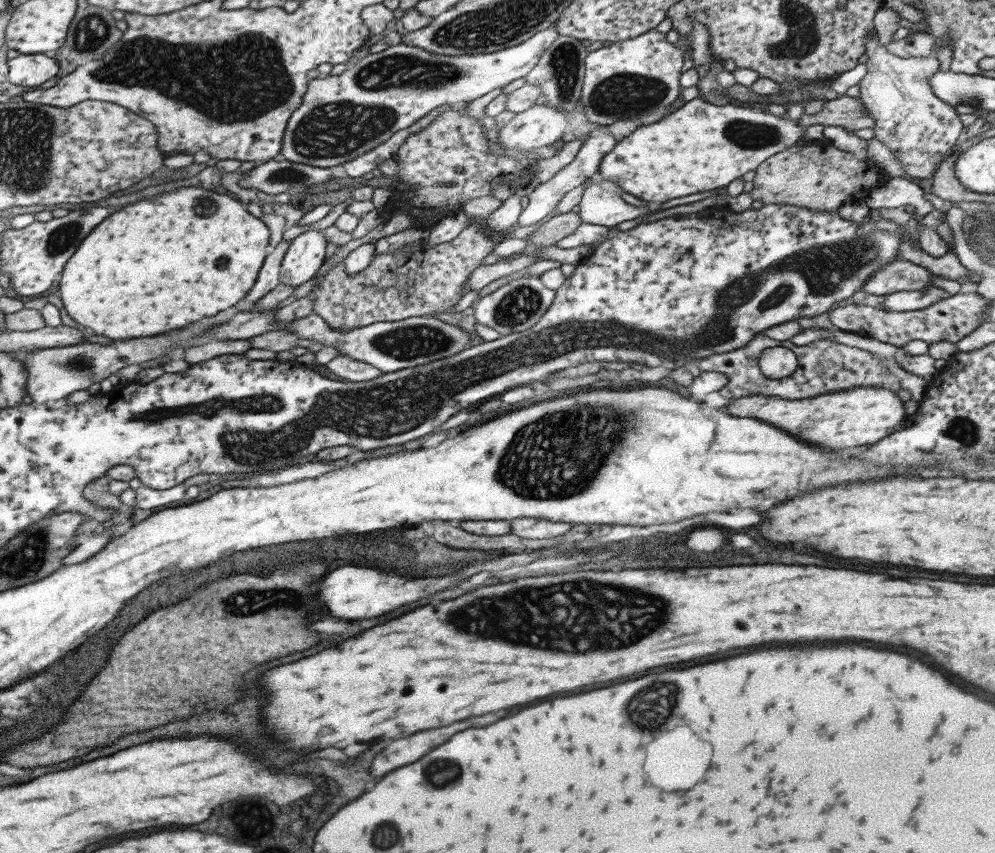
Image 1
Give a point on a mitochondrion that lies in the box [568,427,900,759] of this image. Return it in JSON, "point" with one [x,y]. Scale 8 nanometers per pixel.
{"point":[650,703]}

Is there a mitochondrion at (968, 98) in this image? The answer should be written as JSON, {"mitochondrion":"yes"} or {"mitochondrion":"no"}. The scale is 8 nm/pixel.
{"mitochondrion":"yes"}

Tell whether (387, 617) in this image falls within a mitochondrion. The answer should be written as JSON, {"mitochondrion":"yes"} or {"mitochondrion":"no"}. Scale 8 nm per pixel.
{"mitochondrion":"no"}

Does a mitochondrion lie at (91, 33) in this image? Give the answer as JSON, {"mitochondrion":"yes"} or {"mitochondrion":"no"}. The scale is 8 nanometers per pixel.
{"mitochondrion":"yes"}

